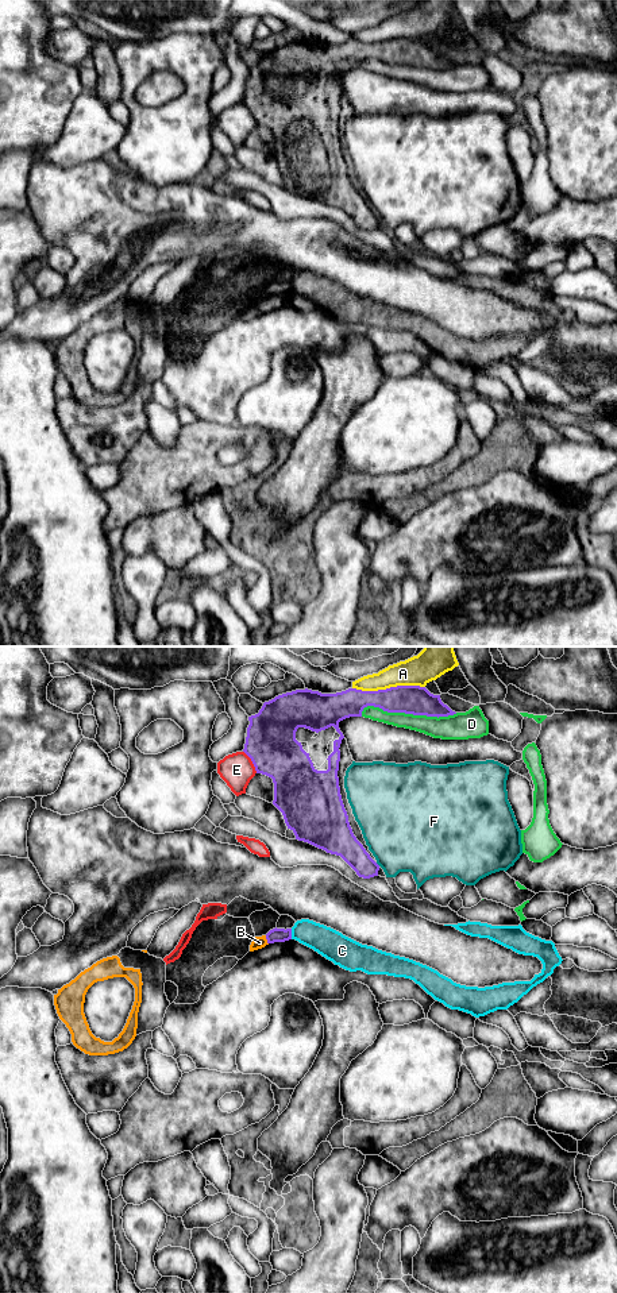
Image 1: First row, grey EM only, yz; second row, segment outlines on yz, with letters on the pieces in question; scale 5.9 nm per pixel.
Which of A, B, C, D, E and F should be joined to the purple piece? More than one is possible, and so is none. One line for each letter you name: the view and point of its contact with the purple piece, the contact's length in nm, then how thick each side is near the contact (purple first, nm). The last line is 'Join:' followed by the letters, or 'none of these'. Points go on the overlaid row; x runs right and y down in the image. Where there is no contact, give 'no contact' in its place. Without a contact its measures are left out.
Join: none of these

